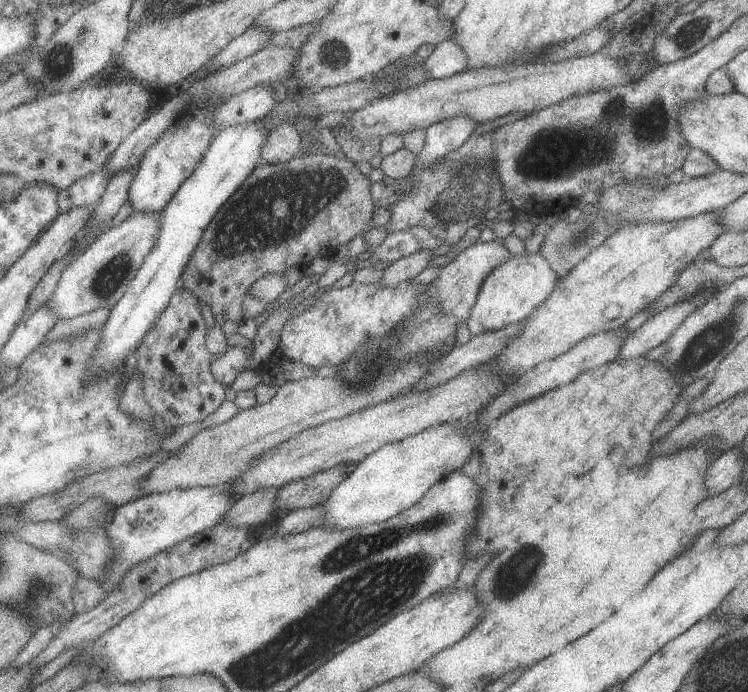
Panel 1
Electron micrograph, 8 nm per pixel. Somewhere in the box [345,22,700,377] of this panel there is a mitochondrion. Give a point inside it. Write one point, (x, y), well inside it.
(555, 154)

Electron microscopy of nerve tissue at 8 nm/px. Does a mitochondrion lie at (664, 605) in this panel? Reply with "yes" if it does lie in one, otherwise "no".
no

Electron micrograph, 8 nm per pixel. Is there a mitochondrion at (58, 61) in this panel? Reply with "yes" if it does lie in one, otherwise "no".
yes

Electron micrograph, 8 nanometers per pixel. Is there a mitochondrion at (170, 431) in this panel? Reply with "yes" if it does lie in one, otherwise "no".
no

